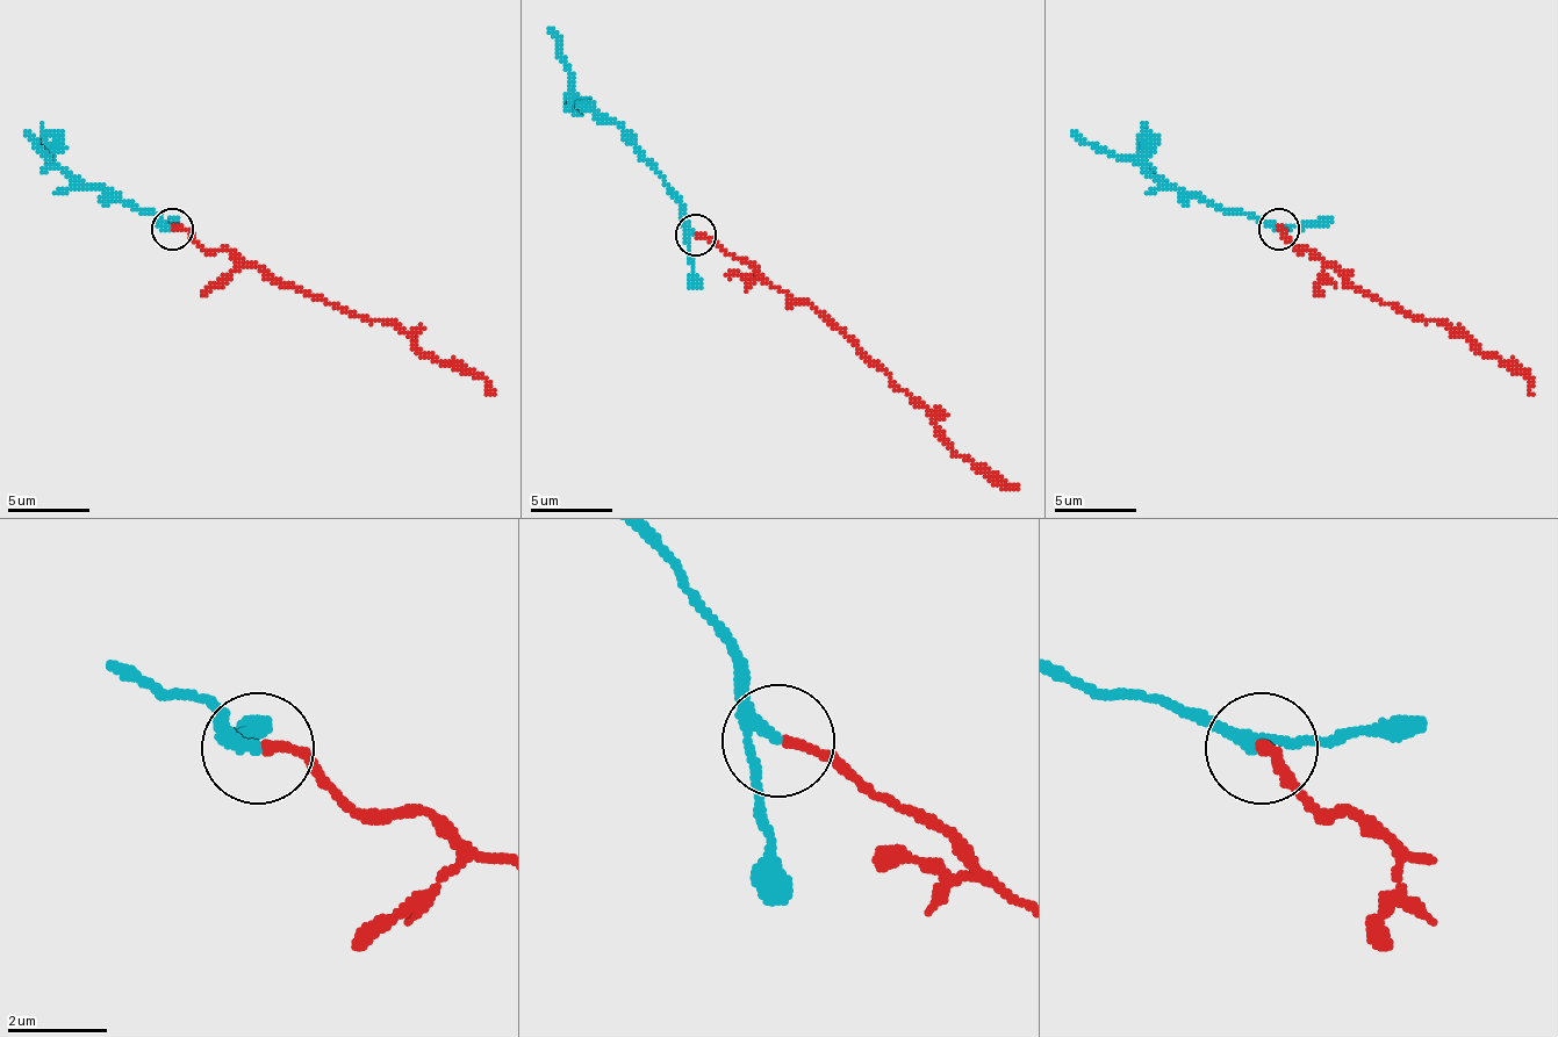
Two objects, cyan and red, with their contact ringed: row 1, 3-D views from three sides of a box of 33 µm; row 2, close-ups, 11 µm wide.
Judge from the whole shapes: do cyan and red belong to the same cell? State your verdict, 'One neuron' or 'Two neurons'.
Two neurons

